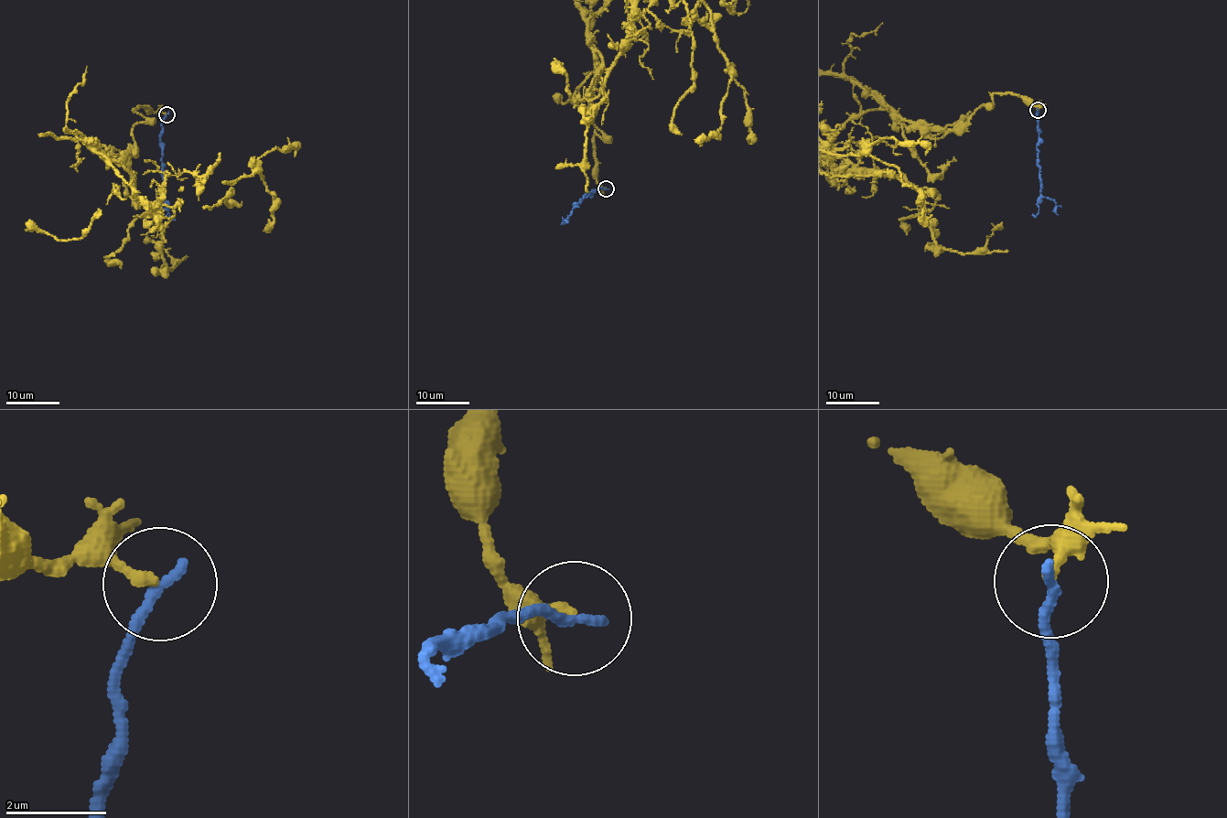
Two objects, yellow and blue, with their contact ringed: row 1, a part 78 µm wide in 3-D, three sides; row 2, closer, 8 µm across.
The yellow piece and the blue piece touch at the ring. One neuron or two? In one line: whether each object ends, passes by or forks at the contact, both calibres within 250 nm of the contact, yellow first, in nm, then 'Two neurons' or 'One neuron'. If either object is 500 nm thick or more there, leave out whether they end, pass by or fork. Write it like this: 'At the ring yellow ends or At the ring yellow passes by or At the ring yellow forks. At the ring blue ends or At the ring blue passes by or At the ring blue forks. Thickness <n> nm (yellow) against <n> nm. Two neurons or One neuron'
At the ring yellow ends. At the ring blue ends. Thickness 200 nm (yellow) against 240 nm. Two neurons

